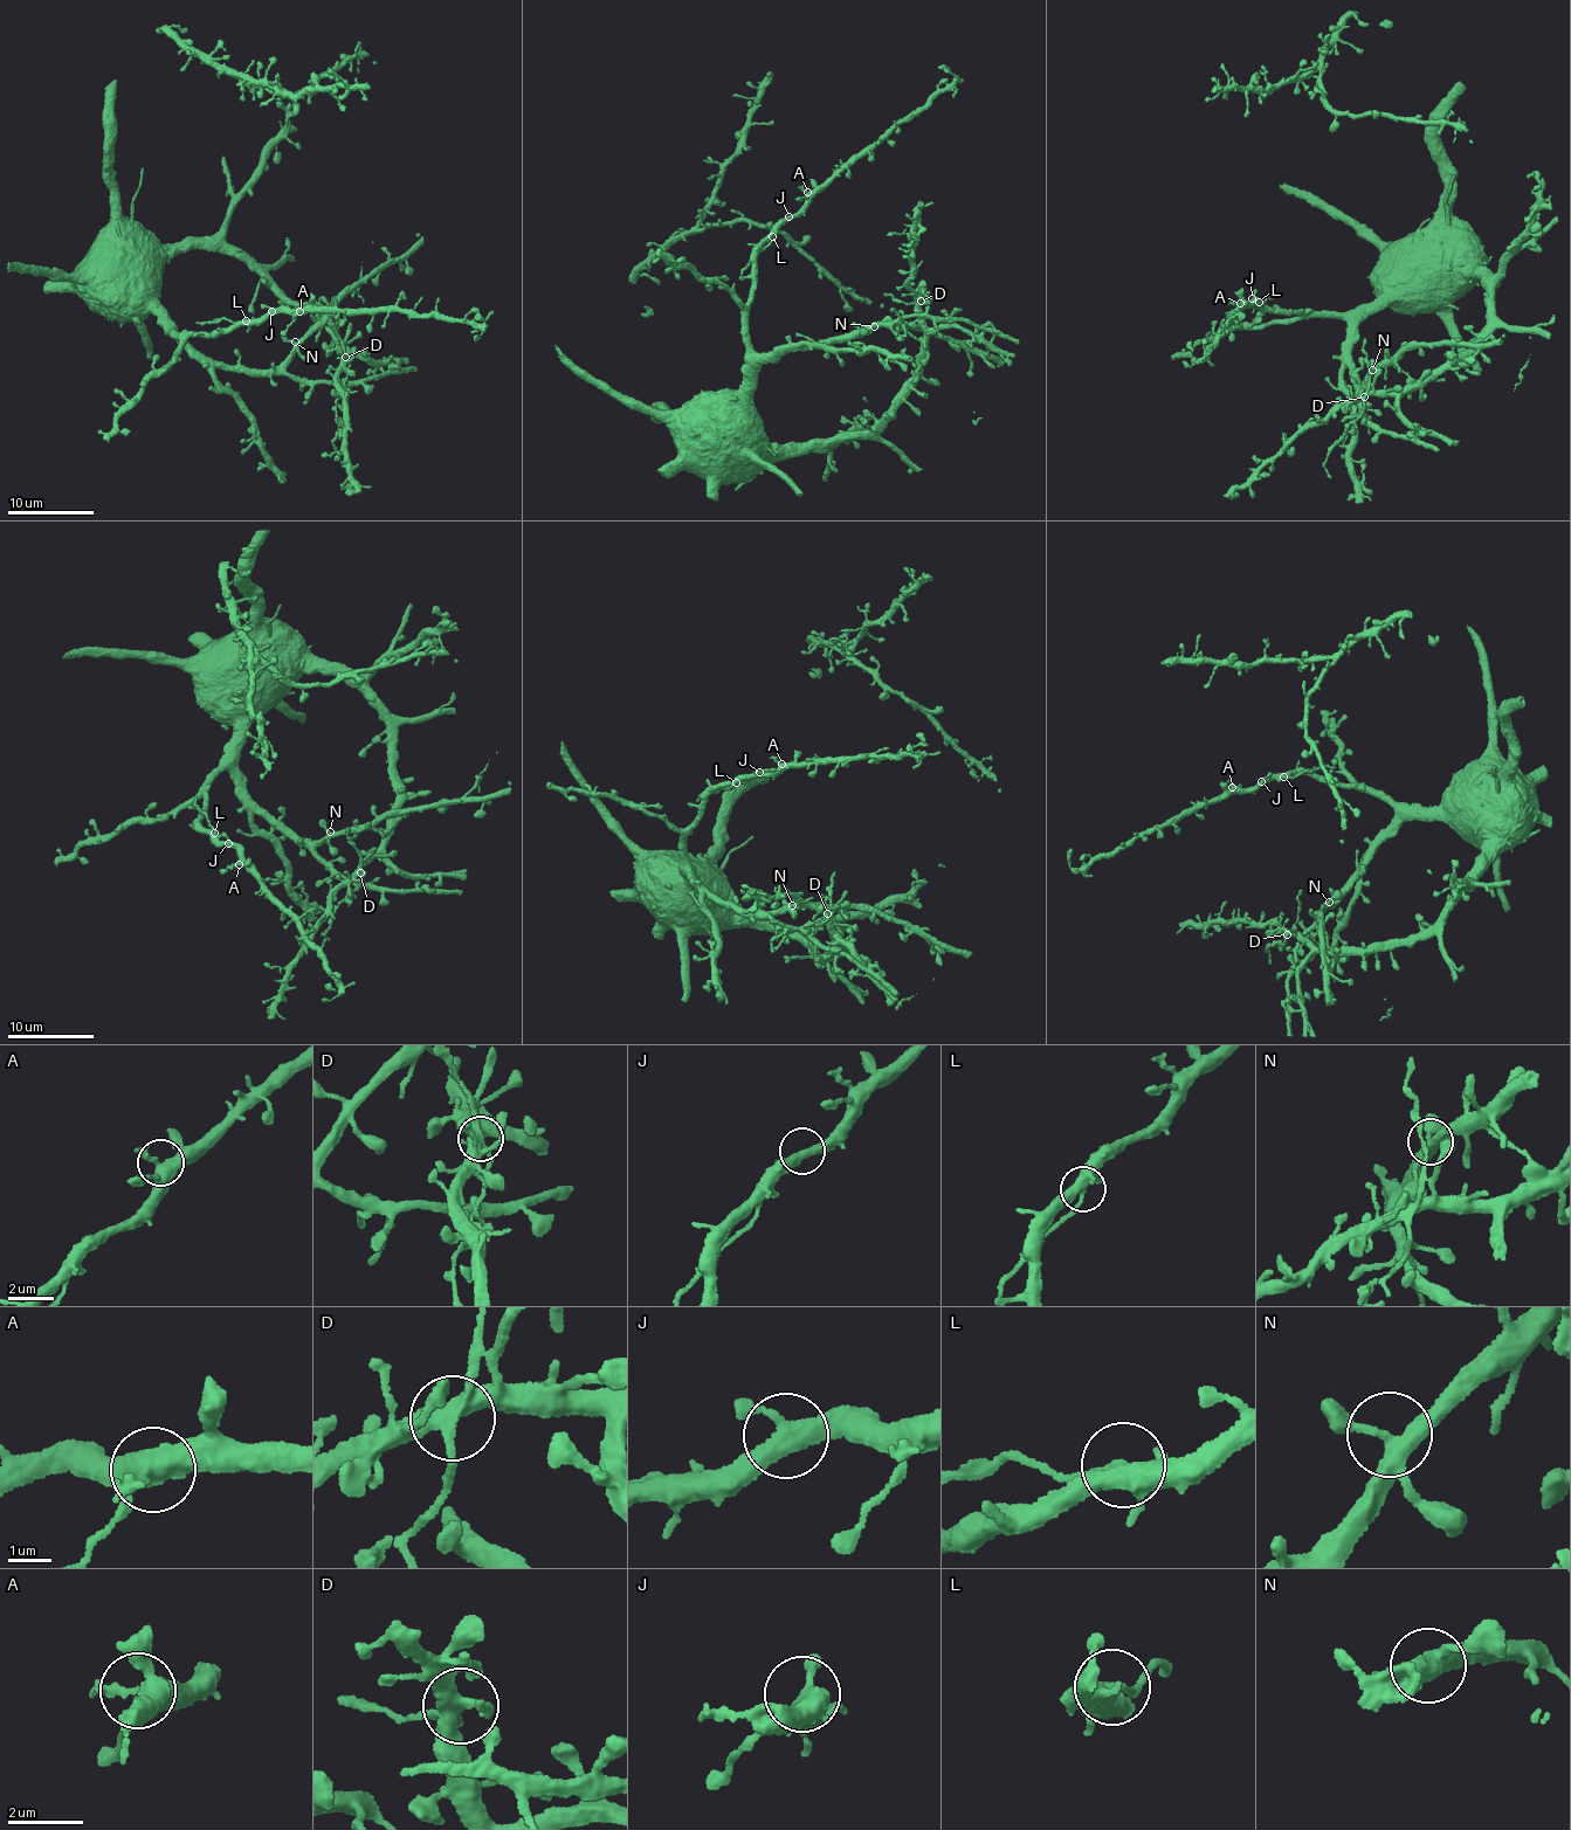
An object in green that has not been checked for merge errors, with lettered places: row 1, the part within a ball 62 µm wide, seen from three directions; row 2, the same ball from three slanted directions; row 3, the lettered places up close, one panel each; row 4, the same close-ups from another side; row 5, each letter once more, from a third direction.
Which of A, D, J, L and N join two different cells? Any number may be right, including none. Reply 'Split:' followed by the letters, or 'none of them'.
Split: D, L

